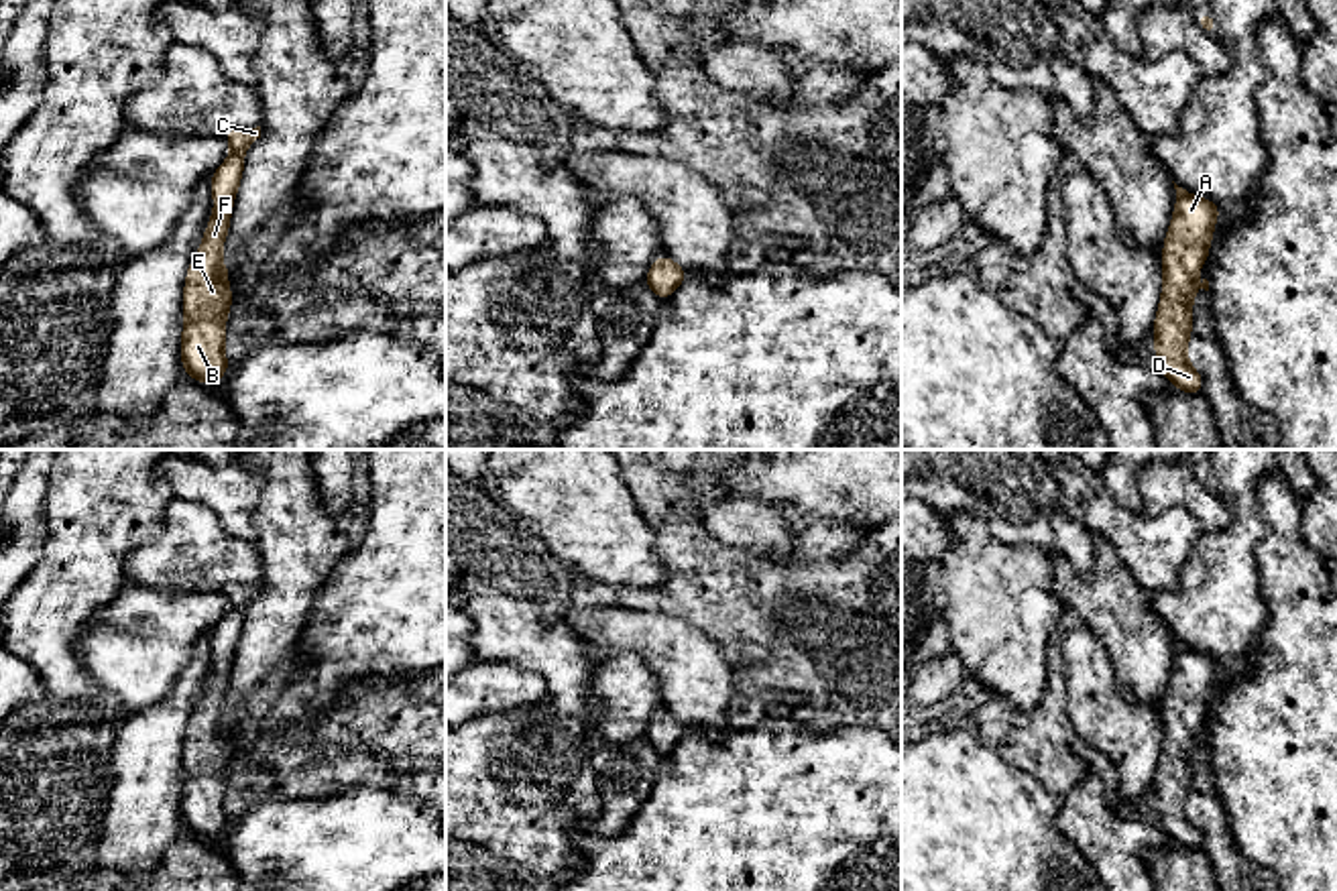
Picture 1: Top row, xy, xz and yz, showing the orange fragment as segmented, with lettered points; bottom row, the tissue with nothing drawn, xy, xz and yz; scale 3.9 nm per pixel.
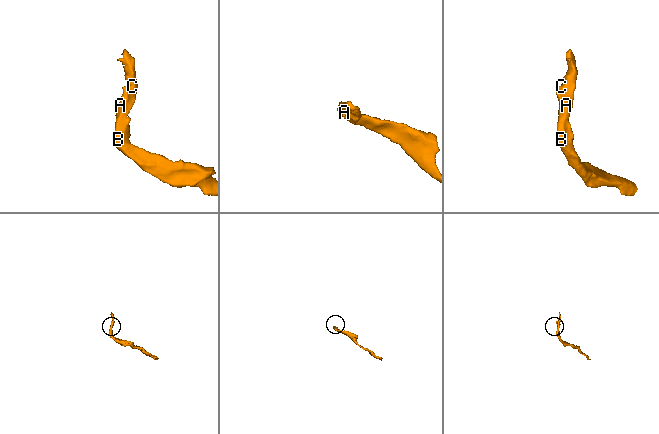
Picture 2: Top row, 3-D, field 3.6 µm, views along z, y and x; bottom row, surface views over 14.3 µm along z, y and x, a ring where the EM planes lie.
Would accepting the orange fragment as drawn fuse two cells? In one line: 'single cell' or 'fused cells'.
single cell

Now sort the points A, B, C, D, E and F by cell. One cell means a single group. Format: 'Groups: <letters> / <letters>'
Groups: A B C D E F

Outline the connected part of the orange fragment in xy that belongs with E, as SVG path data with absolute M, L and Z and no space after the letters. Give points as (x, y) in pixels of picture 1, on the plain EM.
M260 582L244 586L232 584L222 590L232 602L232 610L210 633L216 663L206 684L199 708L187 724L183 742L183 828L193 836L214 842L230 818L224 812L226 771L234 757L226 738L230 724L220 708L226 698L234 653L242 635L244 606L260 594Z

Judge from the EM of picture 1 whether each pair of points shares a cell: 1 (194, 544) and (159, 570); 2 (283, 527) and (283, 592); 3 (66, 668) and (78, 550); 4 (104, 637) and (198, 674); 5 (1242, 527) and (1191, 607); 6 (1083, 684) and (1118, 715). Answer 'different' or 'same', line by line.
1: same
2: same
3: same
4: different
5: same
6: same

